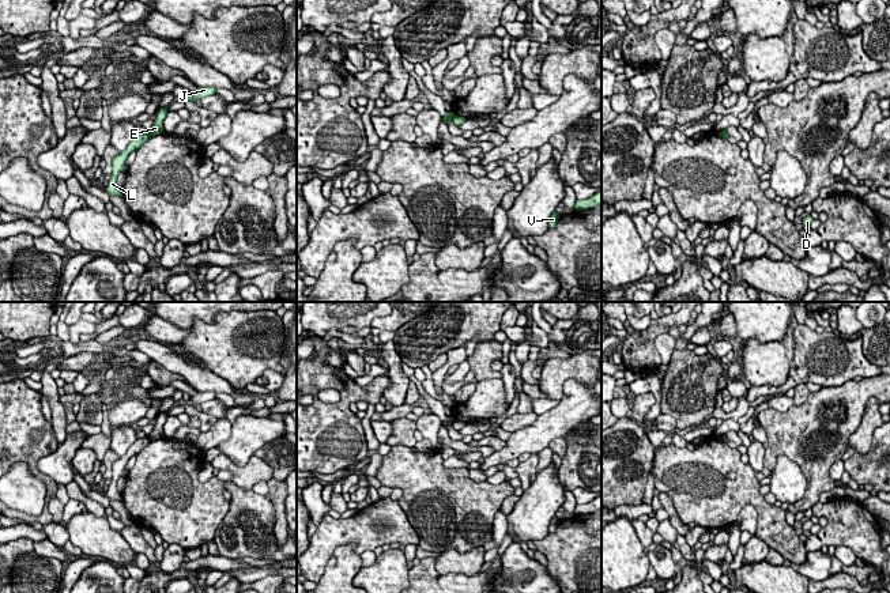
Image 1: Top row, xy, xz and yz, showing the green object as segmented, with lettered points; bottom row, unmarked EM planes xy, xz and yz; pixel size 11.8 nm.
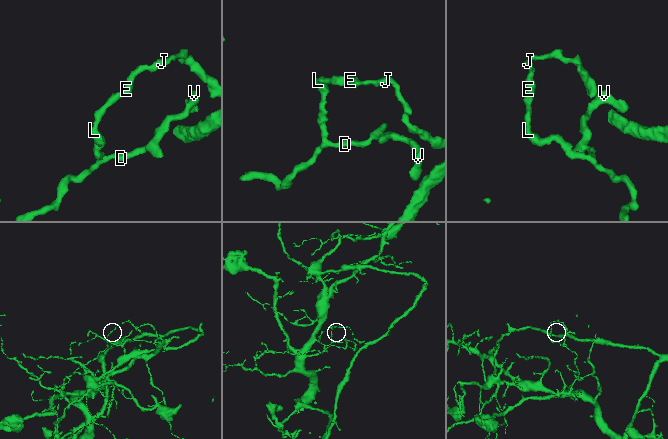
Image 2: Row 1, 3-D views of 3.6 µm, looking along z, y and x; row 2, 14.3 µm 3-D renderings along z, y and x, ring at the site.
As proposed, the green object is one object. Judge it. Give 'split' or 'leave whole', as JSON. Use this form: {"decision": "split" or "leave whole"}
{"decision": "split"}

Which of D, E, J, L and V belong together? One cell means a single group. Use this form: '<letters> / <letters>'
D L V / E J

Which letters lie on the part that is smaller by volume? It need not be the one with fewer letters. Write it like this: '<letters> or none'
E, J

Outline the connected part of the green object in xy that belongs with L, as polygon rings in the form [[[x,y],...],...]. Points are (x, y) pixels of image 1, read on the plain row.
[[[147,437],[136,439],[129,446],[128,452],[112,464],[112,472],[113,472],[112,483],[109,484],[109,488],[106,492],[109,499],[122,502],[122,496],[117,490],[117,480],[121,476],[121,473],[124,472],[124,468],[125,468],[128,460],[132,456],[136,456],[137,453],[140,453],[148,445],[148,442],[150,442],[150,439]]]

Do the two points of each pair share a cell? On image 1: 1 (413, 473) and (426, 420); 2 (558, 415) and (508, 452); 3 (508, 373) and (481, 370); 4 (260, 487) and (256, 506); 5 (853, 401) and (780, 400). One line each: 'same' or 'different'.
1: different
2: same
3: different
4: different
5: different

